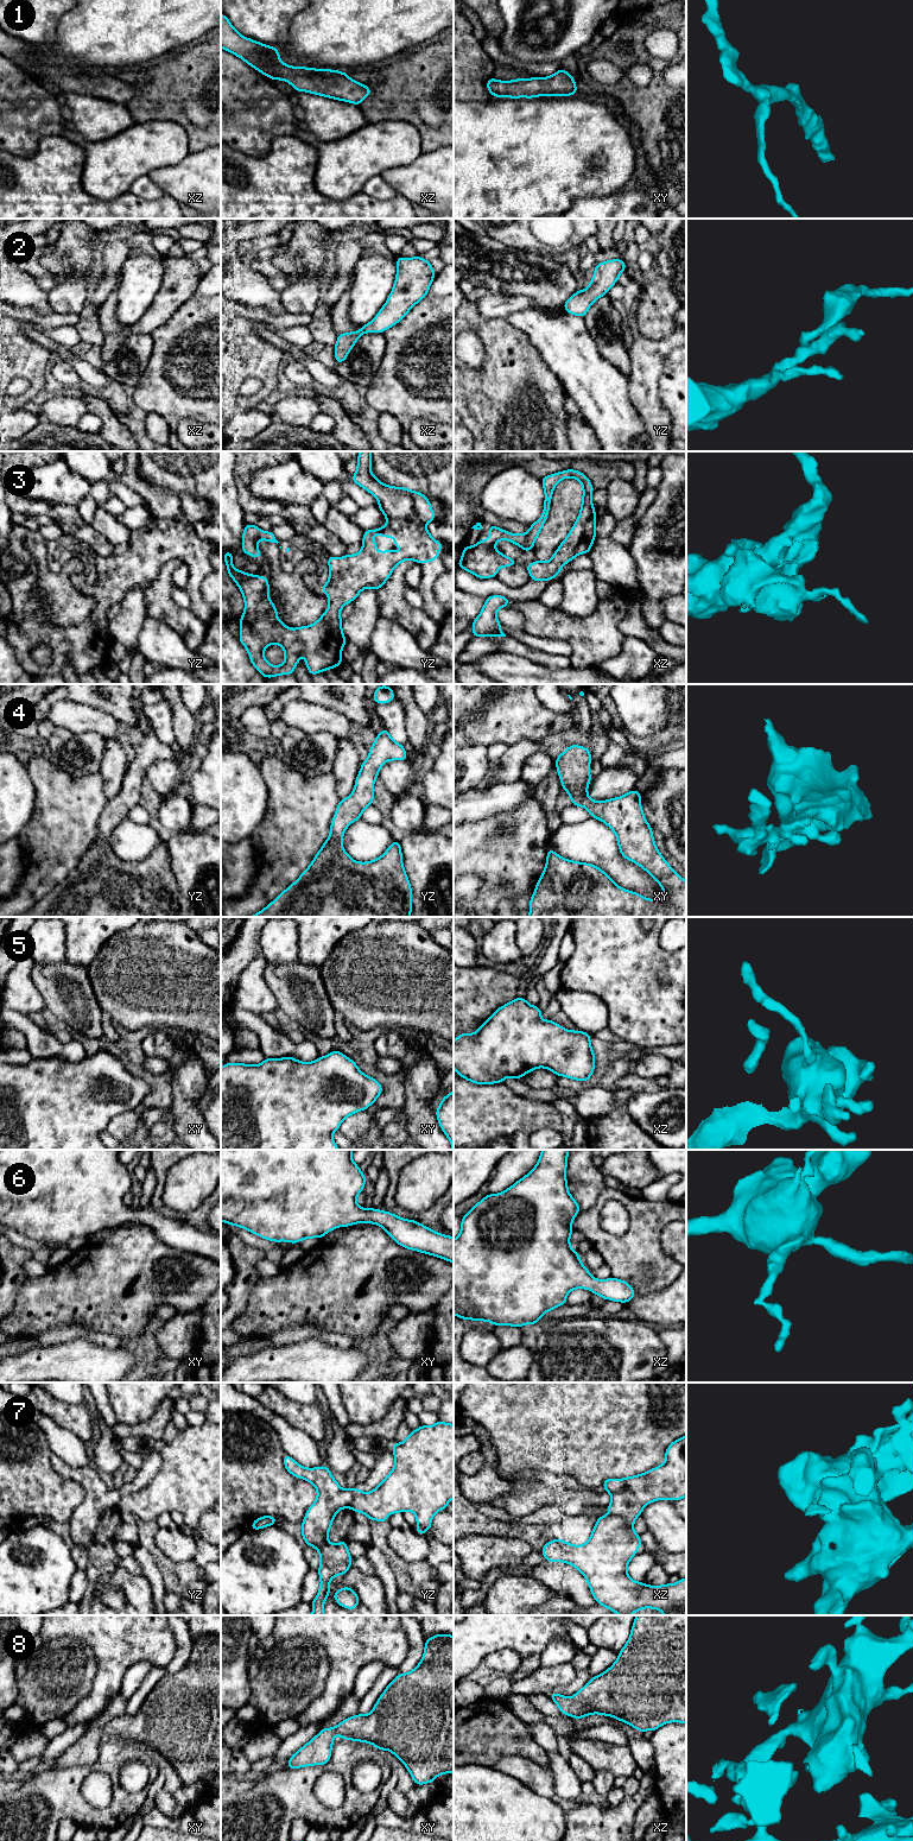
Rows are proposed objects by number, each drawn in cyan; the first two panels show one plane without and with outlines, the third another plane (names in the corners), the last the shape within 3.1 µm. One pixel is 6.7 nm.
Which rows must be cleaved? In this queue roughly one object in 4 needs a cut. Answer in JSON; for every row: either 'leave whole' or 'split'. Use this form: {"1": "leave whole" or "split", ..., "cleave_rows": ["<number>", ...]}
{"1": "leave whole", "2": "leave whole", "3": "leave whole", "4": "leave whole", "5": "leave whole", "6": "leave whole", "7": "split", "8": "leave whole", "cleave_rows": ["7"]}

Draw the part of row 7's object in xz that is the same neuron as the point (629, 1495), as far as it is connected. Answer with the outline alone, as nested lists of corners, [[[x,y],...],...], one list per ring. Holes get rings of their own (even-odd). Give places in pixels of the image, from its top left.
[[[686,1435],[672,1442],[665,1456],[661,1466],[640,1475],[604,1480],[602,1487],[611,1495],[608,1511],[623,1518],[628,1527],[647,1504],[686,1497]]]

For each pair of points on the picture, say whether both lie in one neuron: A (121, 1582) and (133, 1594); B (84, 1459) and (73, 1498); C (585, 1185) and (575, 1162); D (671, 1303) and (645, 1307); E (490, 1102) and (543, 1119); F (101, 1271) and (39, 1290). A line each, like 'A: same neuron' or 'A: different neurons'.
A: same neuron
B: different neurons
C: same neuron
D: same neuron
E: same neuron
F: same neuron

